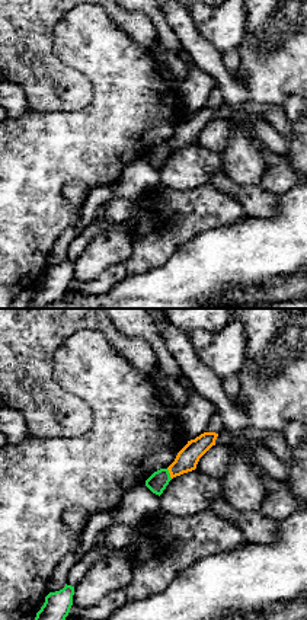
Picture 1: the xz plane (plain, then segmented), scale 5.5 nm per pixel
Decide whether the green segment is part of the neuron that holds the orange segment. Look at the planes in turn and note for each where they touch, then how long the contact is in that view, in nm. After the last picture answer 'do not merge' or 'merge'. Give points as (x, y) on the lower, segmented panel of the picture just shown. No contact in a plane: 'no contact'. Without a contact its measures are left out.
contact (169, 472); length 70 nm

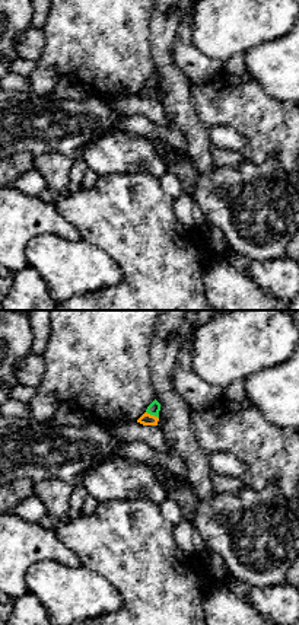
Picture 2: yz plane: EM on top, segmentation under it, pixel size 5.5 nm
contact (152, 415); length 80 nm

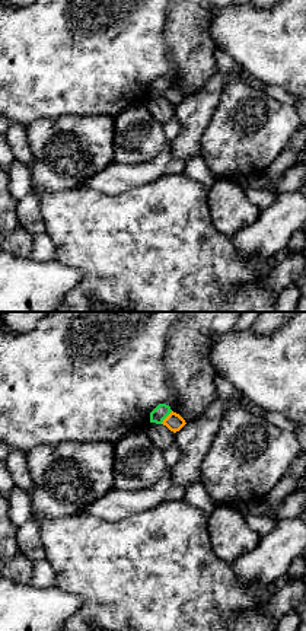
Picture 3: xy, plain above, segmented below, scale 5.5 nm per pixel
contact (166, 417); length 100 nm

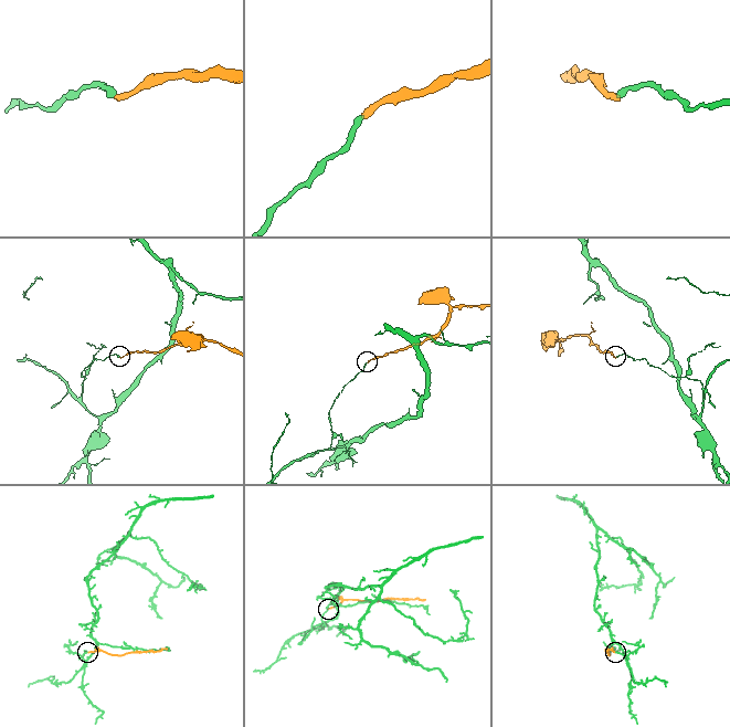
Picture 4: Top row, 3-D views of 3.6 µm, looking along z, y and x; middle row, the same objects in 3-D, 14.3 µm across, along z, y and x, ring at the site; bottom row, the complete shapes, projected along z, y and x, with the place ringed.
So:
do not merge

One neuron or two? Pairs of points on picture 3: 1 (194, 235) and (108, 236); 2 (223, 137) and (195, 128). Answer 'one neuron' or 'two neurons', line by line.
1: one neuron
2: two neurons

